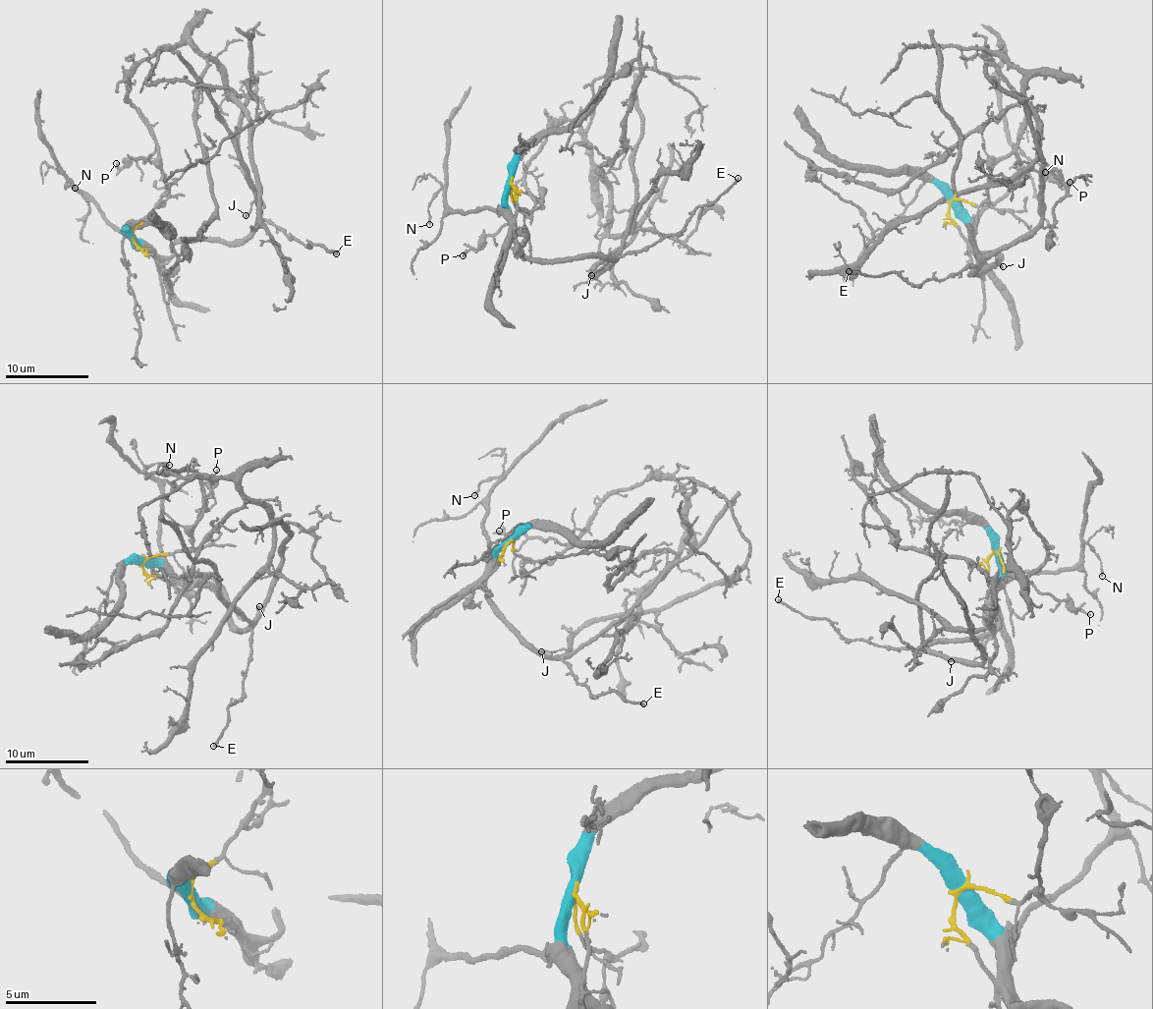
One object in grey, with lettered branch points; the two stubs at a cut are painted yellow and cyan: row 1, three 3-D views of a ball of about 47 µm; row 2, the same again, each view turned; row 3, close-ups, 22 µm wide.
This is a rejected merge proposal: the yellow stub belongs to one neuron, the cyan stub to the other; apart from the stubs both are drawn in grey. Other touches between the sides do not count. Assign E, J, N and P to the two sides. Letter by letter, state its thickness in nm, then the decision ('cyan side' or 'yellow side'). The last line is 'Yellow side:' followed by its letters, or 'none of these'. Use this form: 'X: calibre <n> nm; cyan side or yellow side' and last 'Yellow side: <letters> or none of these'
E: calibre 170 nm; cyan side
J: calibre 120 nm; cyan side
N: calibre 120 nm; cyan side
P: calibre 100 nm; yellow side
Yellow side: P

